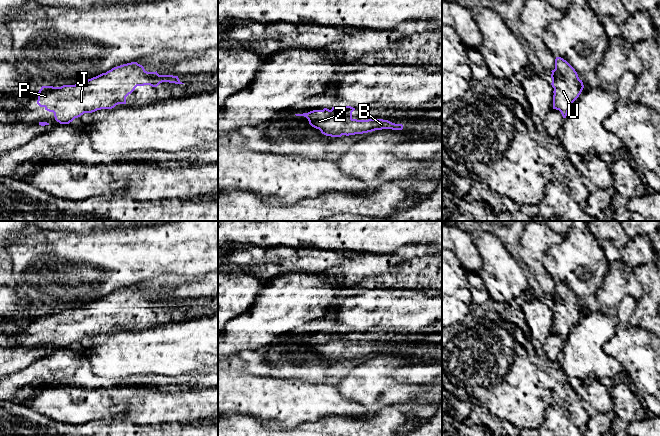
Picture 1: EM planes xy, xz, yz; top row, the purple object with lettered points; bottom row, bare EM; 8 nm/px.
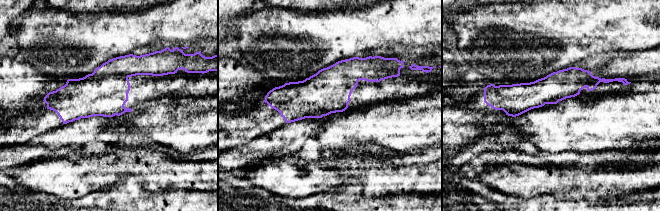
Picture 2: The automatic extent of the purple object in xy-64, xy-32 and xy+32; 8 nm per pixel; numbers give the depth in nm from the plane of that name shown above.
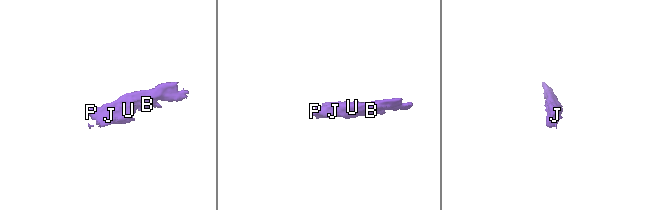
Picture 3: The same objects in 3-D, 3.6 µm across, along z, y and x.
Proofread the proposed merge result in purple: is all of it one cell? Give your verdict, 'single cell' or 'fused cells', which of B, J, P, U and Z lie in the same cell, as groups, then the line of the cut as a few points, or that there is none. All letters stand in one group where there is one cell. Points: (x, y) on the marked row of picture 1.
single cell; groups B J P U Z; cut none

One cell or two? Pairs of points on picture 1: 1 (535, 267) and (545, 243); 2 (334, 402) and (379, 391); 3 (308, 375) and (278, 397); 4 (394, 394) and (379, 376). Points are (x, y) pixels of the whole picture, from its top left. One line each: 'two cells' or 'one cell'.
1: one cell
2: two cells
3: two cells
4: one cell

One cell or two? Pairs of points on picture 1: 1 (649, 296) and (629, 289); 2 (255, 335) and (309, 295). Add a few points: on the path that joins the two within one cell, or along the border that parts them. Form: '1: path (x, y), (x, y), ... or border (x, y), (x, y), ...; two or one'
1: border (631, 273), (642, 288), (642, 296), (638, 300); two
2: path (268, 322), (289, 301), (296, 301); one

